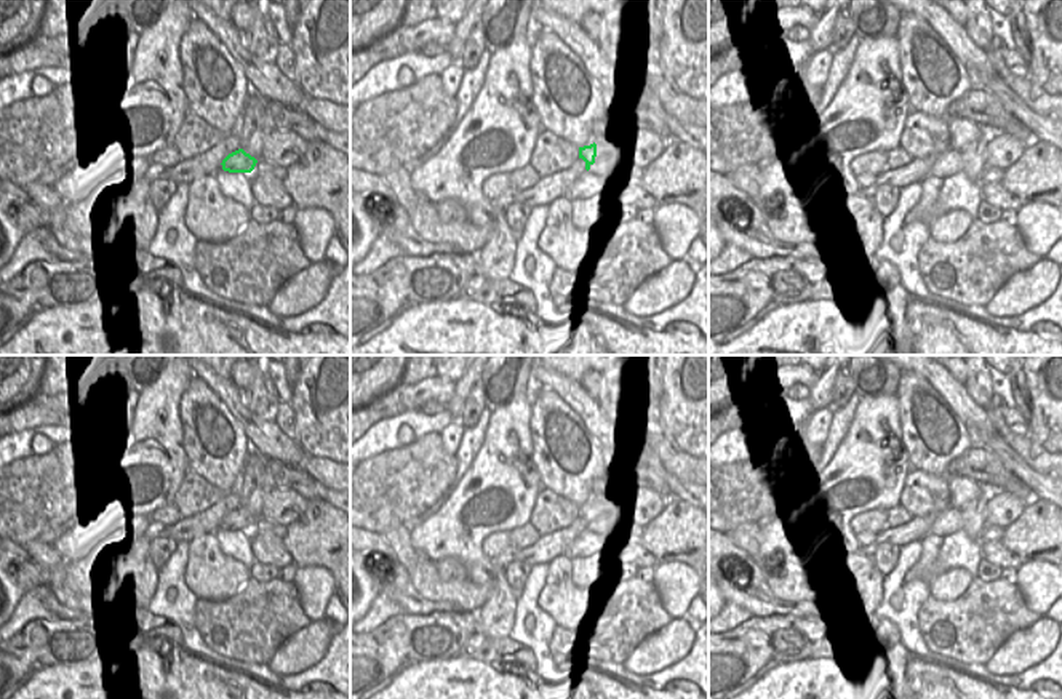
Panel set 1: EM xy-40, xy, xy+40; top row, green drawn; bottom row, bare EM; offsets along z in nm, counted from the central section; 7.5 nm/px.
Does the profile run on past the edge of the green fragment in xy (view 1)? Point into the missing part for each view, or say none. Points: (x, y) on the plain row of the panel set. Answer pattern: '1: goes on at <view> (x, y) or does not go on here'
1: goes on at xy (598, 525)

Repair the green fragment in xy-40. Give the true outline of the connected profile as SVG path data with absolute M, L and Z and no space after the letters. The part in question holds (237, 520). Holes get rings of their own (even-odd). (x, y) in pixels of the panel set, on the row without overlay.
M238 507L229 512L222 518L222 528L229 531L251 531L256 525L258 518L246 512L243 507Z

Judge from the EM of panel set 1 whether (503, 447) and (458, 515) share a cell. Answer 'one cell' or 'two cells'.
one cell

